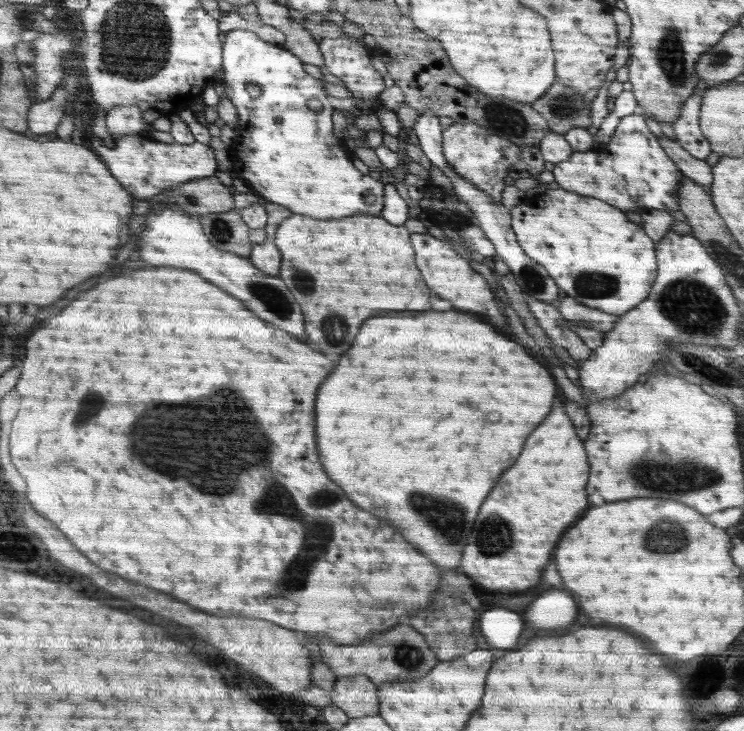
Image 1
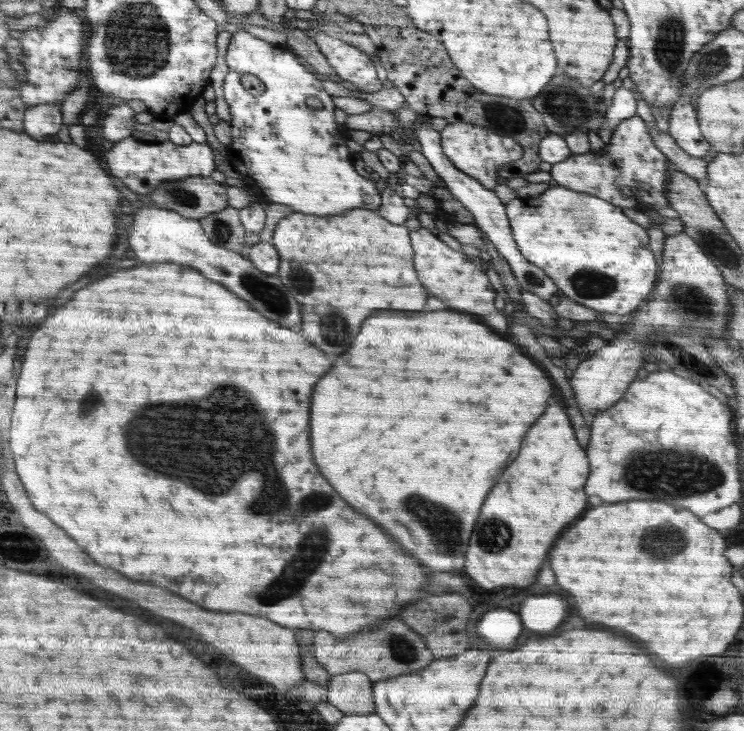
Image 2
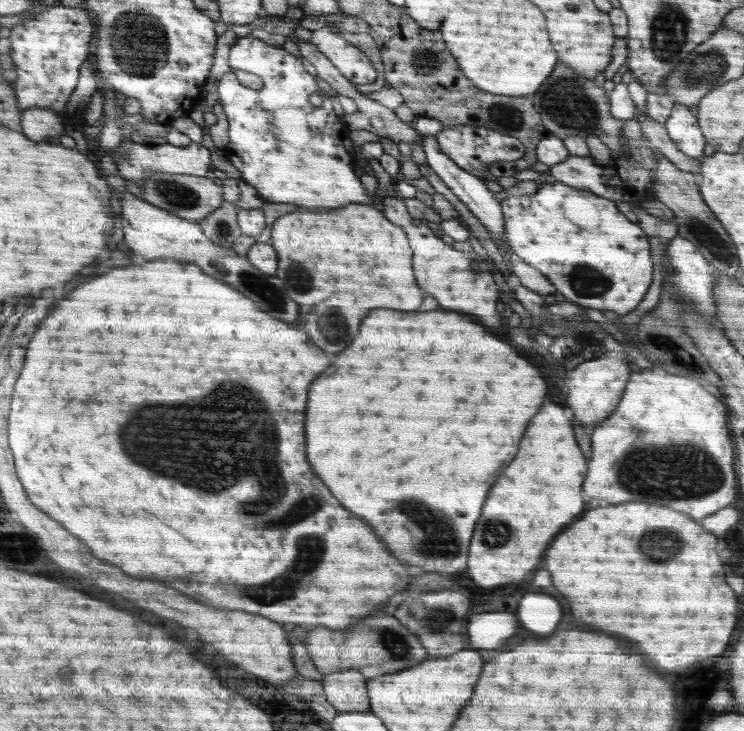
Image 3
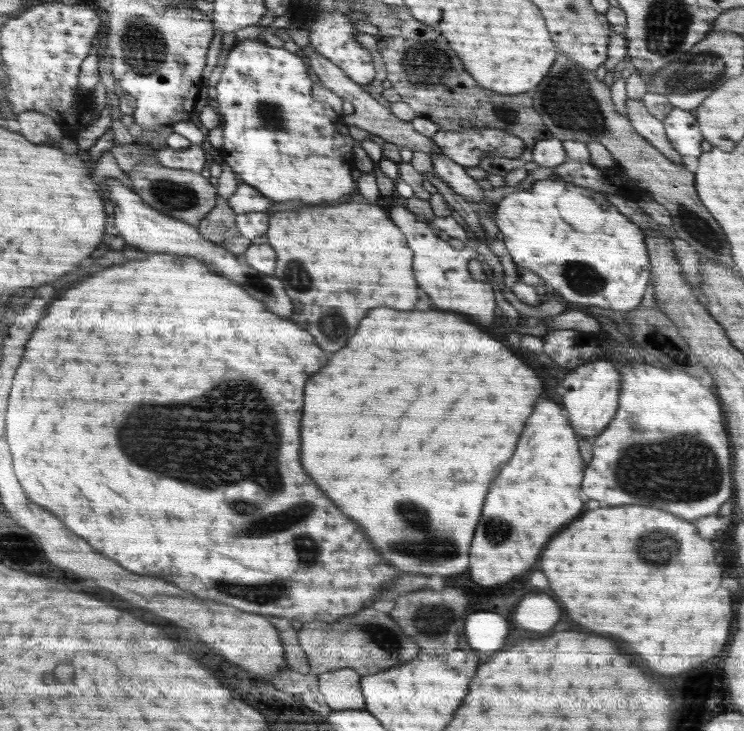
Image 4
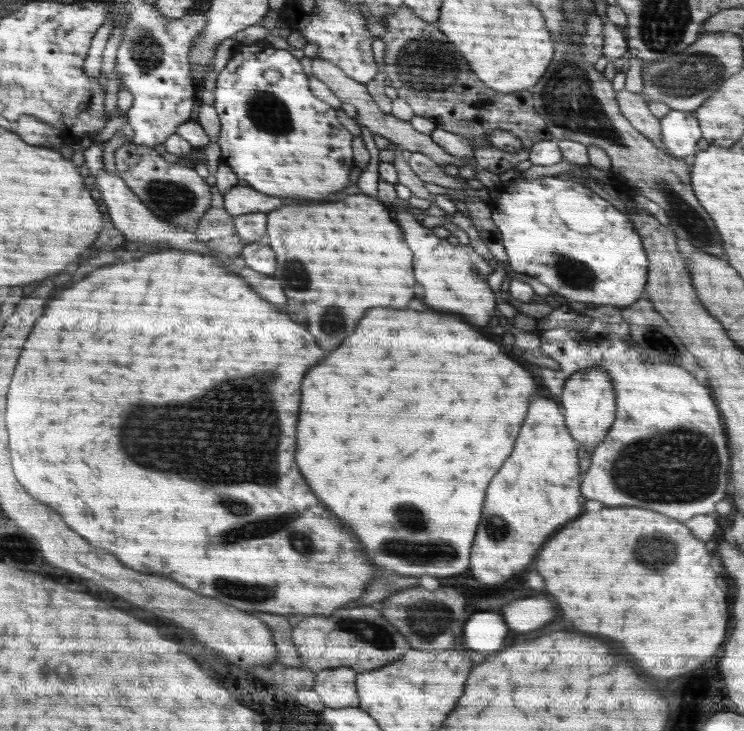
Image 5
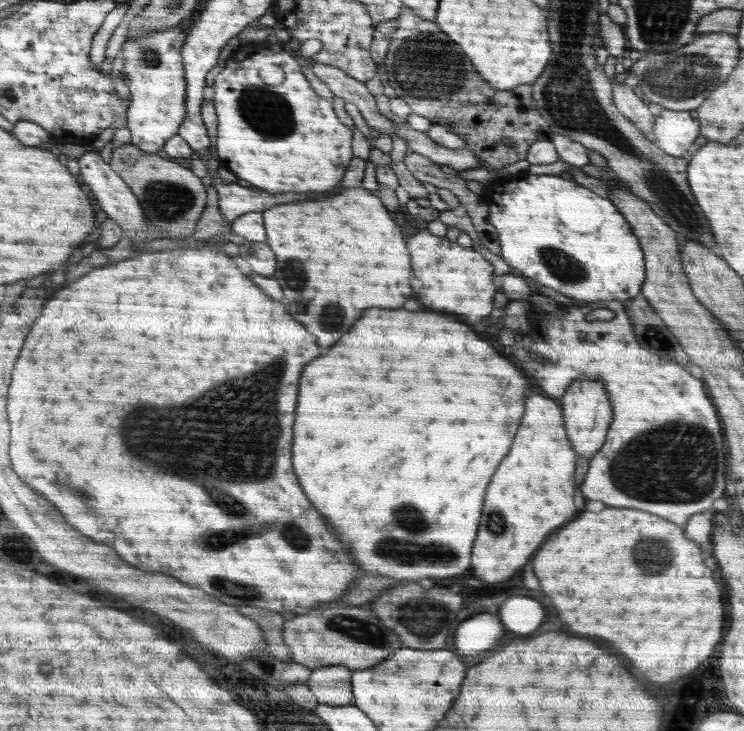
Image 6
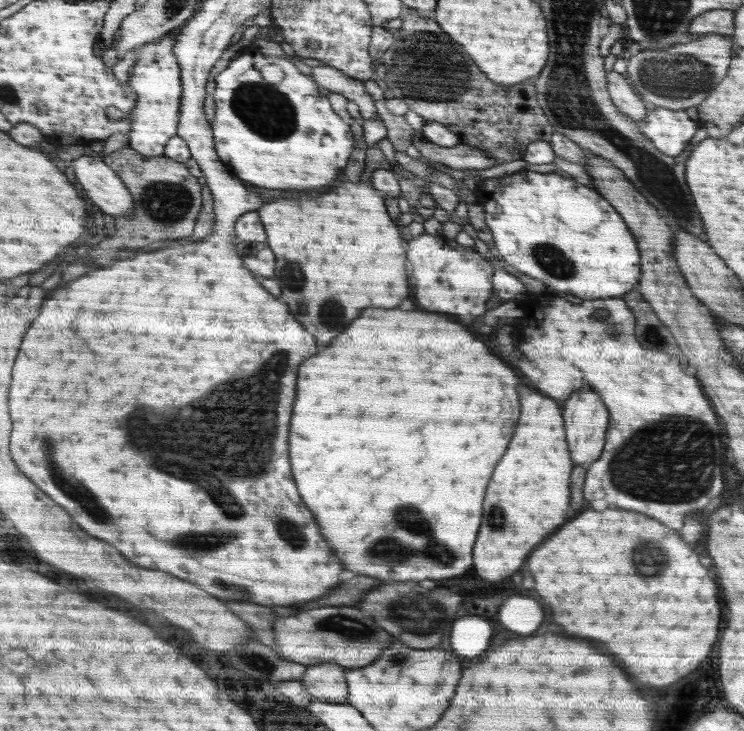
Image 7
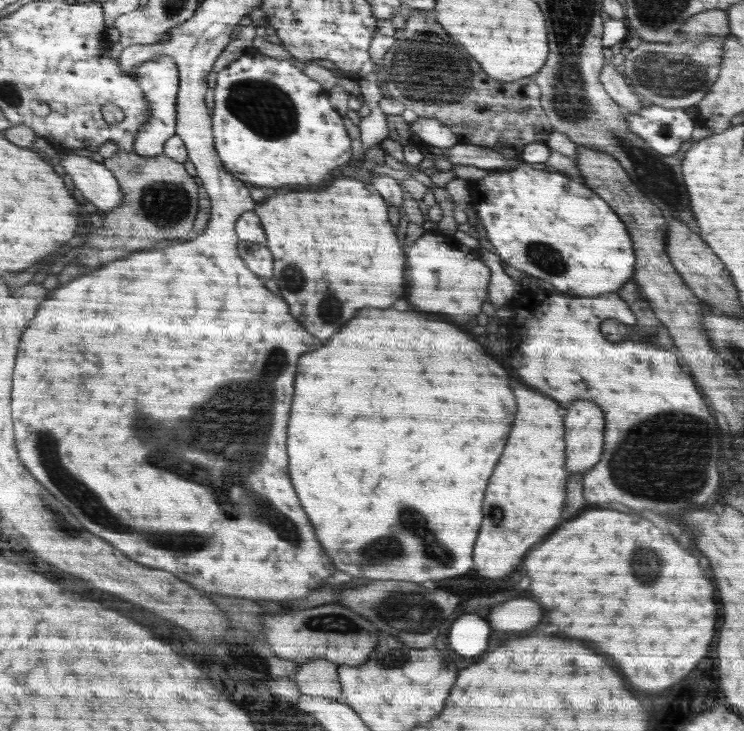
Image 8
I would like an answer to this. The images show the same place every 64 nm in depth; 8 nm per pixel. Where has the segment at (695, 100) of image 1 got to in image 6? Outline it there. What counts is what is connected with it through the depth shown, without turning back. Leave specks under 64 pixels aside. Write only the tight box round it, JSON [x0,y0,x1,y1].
[648,109,698,157]

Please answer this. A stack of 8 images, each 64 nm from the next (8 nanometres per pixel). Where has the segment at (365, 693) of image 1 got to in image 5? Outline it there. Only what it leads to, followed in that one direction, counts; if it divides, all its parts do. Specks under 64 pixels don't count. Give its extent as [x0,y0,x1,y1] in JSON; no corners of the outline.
[314,667,359,707]

